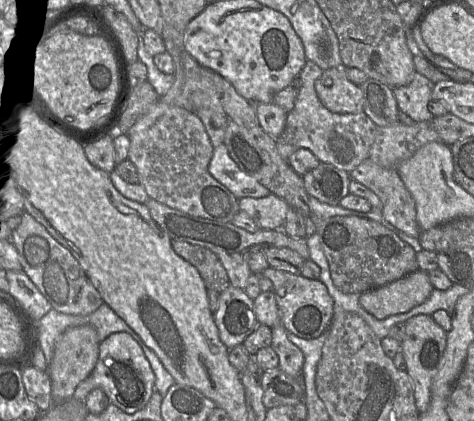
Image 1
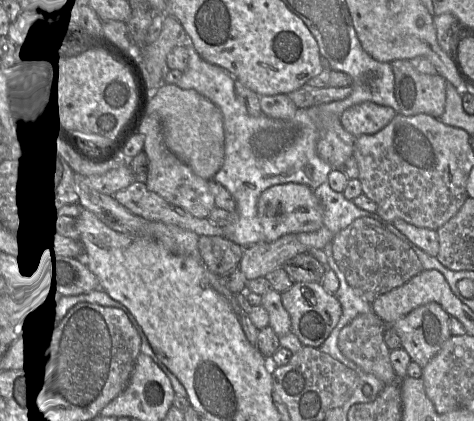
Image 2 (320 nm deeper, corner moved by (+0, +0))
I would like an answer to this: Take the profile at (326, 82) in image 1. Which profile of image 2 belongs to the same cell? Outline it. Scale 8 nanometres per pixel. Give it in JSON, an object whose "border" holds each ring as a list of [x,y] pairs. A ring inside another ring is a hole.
{"border":[[[365,101],[347,108],[340,116],[343,128],[358,137],[375,134],[384,128],[397,114],[389,107]]]}

